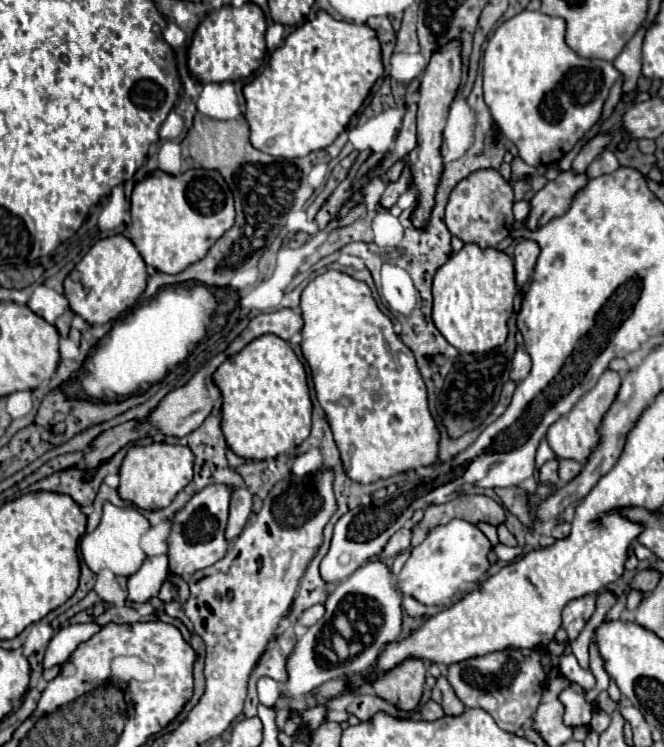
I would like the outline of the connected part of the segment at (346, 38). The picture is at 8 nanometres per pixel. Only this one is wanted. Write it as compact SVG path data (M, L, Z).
M317 11L315 19L297 27L271 55L263 73L243 89L253 147L283 159L329 147L381 73L381 47L371 27L335 21L327 11Z

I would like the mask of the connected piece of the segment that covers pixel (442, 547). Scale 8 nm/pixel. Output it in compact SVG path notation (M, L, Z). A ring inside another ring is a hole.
M453 519L447 525L435 527L429 533L429 537L411 551L411 557L407 559L407 563L403 565L401 573L397 575L397 587L401 589L401 593L411 595L413 599L417 599L423 605L443 605L447 599L453 599L463 587L479 581L485 575L485 571L491 565L489 559L487 559L489 551L491 551L489 539L473 523L463 521L463 519Z

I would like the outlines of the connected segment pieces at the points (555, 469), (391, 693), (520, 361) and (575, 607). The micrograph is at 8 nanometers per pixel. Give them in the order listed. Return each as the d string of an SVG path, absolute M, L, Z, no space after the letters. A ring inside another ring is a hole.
M551 459L547 461L541 469L541 481L543 483L553 483L553 485L559 485L559 461L557 459Z
M403 661L403 665L395 665L391 673L383 673L373 681L375 695L383 697L385 701L409 711L415 709L425 685L425 665L423 661Z
M519 349L519 351L515 353L515 357L513 357L513 369L511 369L511 379L513 379L515 383L523 381L523 377L527 377L529 369L531 369L531 359L529 359L529 355L527 355L525 351L521 351L521 349Z
M593 595L579 597L579 599L571 601L571 605L565 605L565 609L563 609L563 627L567 629L567 635L569 635L571 641L577 639L577 635L581 633L585 623L591 619L593 611L595 611Z

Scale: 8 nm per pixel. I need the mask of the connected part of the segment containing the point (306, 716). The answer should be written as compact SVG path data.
M317 705L317 707L311 707L309 711L303 713L303 721L309 723L309 729L317 729L325 719L325 707L323 705Z

